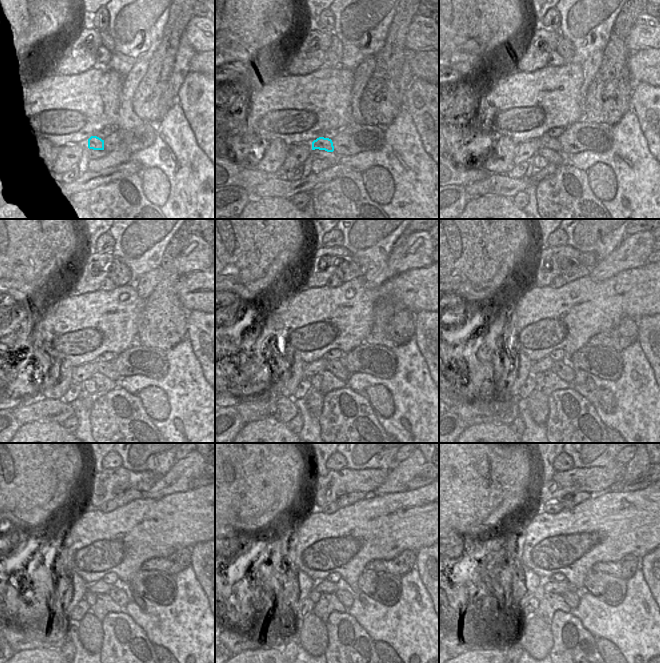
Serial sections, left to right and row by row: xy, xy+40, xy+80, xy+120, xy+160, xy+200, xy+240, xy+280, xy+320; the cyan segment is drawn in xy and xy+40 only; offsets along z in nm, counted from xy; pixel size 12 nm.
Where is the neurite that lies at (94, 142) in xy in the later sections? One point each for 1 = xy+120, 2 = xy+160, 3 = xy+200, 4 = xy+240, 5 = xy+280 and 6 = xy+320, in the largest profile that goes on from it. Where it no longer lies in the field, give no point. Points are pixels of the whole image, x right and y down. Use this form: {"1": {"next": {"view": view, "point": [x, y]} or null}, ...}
{"1": {"next": {"view": "xy+120", "point": [108, 368]}}, "2": {"next": {"view": "xy+160", "point": [336, 367]}}, "3": {"next": {"view": "xy+200", "point": [563, 368]}}, "4": {"next": {"view": "xy+240", "point": [117, 592]}}, "5": {"next": {"view": "xy+280", "point": [344, 595]}}, "6": {"next": {"view": "xy+320", "point": [571, 597]}}}

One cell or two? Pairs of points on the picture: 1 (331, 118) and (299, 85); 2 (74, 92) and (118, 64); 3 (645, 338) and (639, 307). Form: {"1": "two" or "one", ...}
{"1": "one", "2": "two", "3": "two"}

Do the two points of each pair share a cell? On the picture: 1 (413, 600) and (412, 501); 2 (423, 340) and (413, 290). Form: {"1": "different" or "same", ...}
{"1": "different", "2": "different"}

